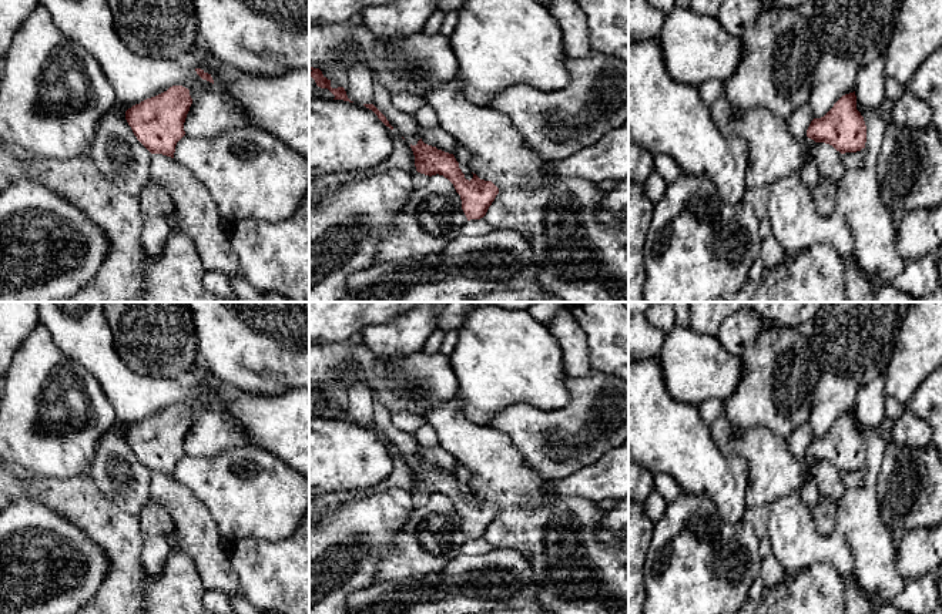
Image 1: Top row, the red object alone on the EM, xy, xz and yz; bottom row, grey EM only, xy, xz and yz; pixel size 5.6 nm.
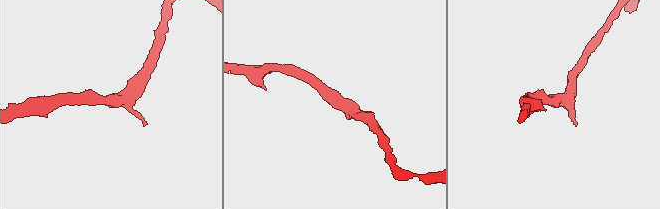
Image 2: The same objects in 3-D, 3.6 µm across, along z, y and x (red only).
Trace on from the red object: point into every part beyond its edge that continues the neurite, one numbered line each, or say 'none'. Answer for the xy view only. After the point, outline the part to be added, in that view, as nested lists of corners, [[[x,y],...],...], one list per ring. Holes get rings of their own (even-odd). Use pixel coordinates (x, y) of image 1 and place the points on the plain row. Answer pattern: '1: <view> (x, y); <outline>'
none

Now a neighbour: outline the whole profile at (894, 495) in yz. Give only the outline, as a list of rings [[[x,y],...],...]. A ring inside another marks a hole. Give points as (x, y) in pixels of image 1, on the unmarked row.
[[[886,443],[876,479],[876,501],[881,520],[896,536],[942,524],[942,453],[932,443],[922,449]]]

